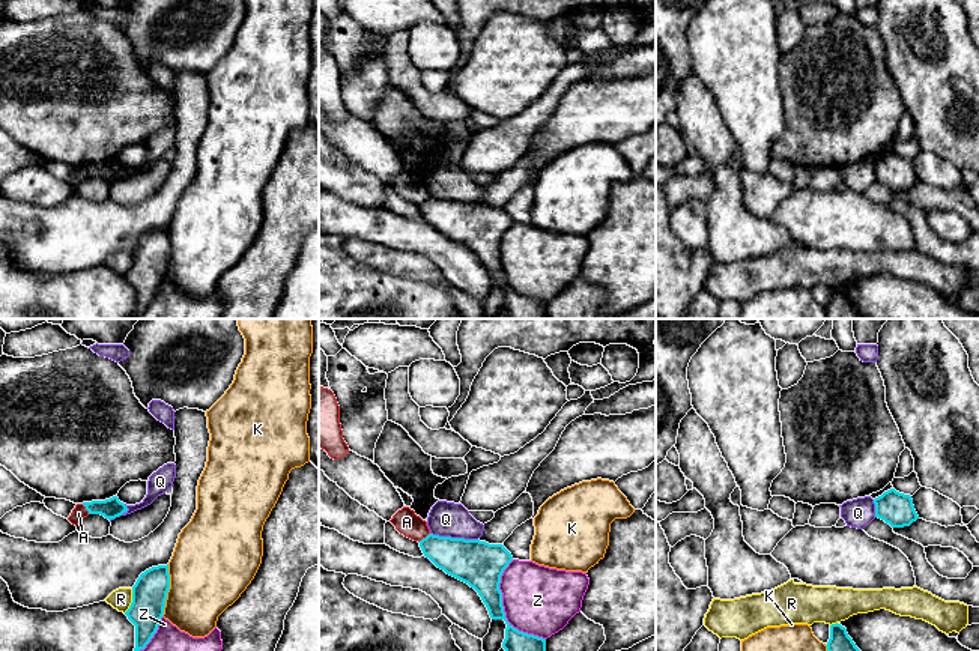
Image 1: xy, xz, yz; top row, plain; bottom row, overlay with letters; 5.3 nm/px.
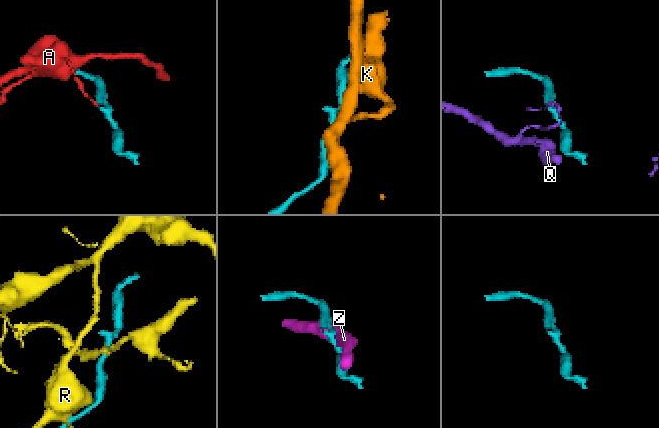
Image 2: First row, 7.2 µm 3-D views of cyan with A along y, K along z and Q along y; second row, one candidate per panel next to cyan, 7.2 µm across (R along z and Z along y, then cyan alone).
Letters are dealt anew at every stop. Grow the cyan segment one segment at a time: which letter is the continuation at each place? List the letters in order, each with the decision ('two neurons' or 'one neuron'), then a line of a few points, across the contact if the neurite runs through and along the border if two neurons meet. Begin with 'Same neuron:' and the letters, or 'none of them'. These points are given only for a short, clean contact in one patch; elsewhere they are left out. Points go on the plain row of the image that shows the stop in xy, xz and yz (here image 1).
Same neuron: none of them
A: two neurons; line xz (429, 196), (418, 205)
K: two neurons
Q: two neurons; line xz (430, 196), (439, 200), (477, 203)
R: two neurons; line xy (133, 253), (133, 265), (124, 275)
Z: two neurons

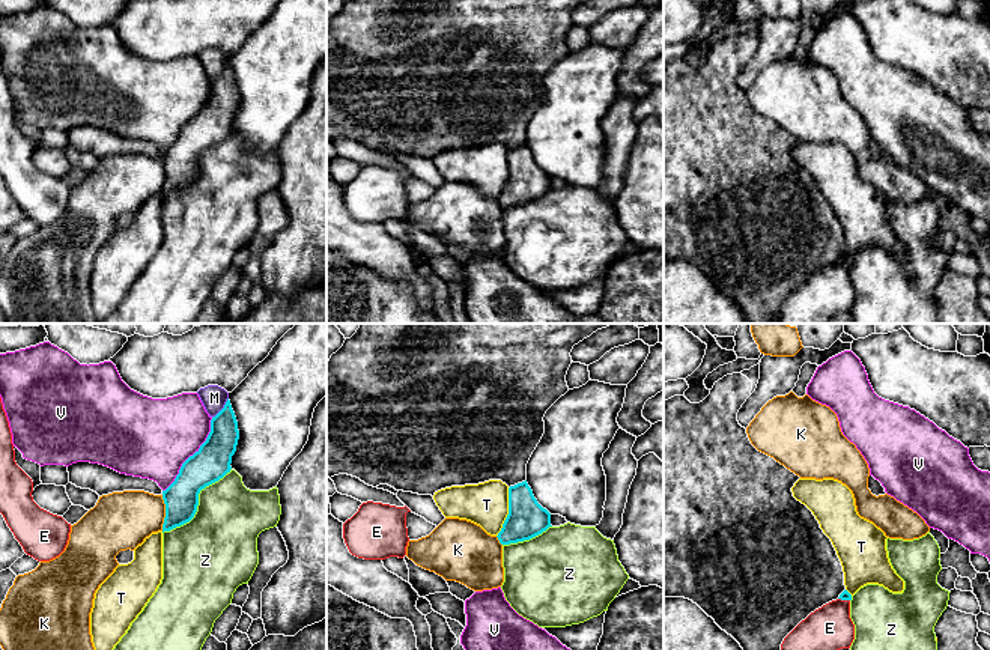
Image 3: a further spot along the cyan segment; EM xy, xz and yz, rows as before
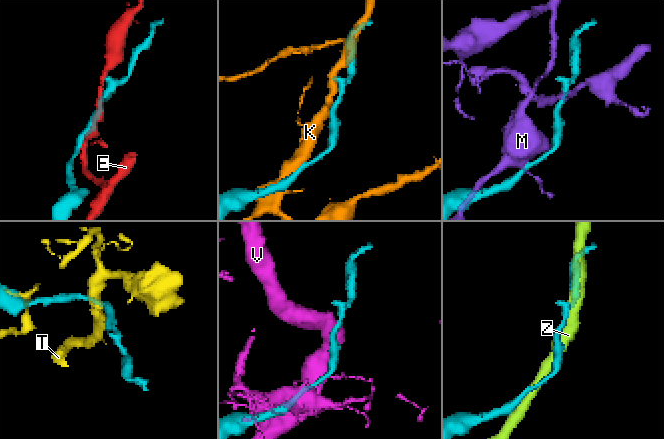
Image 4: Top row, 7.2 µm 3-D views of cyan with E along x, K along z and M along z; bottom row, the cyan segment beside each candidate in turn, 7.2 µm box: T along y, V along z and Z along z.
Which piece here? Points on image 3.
Same neuron: none of them
E: two neurons
K: two neurons; line xy (161, 158), (164, 167), (163, 193)
M: two neurons; line xy (227, 60), (226, 66), (212, 80)
T: two neurons
V: two neurons
Z: two neurons

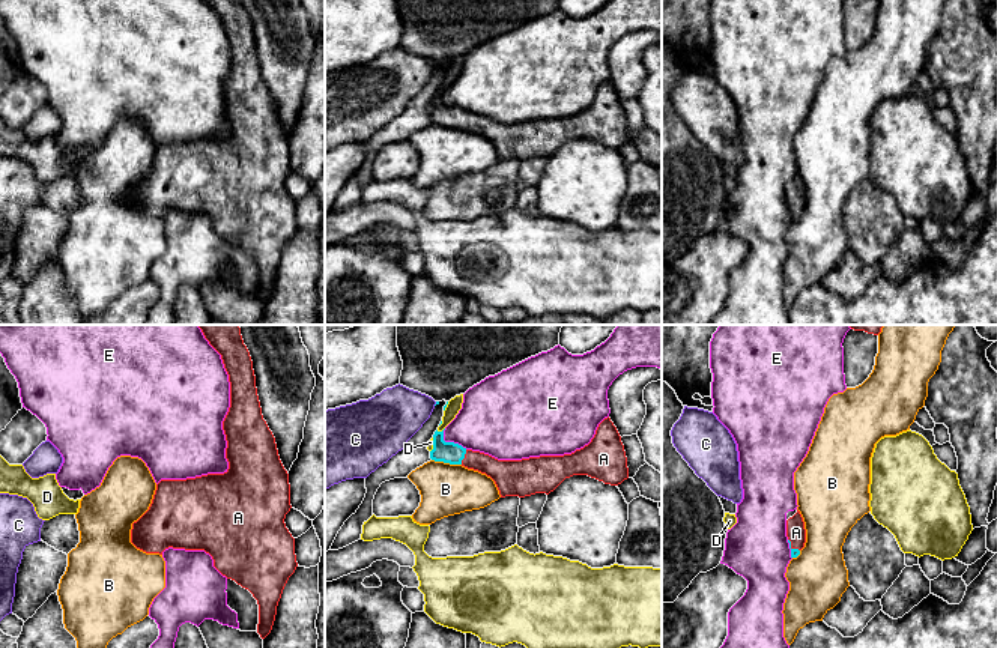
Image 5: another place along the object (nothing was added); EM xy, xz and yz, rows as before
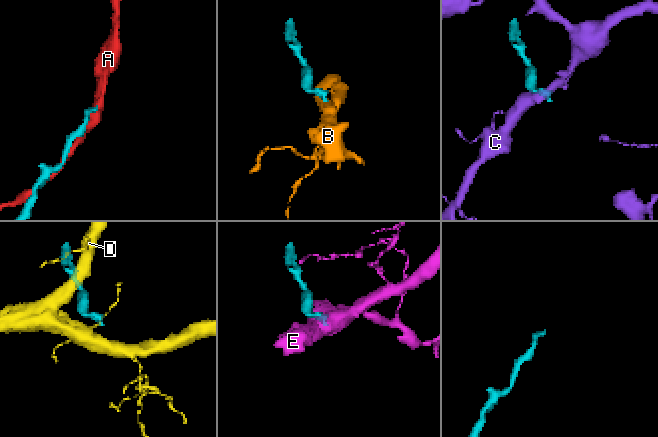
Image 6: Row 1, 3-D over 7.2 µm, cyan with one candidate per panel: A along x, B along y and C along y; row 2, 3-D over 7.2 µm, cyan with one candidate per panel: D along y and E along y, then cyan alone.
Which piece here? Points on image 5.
Same neuron: A
A: one neuron; line xz (451, 116), (463, 121), (478, 124), (507, 137)
B: two neurons; line xz (432, 122), (460, 128)
C: two neurons
D: two neurons; line xz (444, 90), (436, 93)
E: two neurons; line xz (442, 93), (445, 104), (457, 105), (466, 112)

